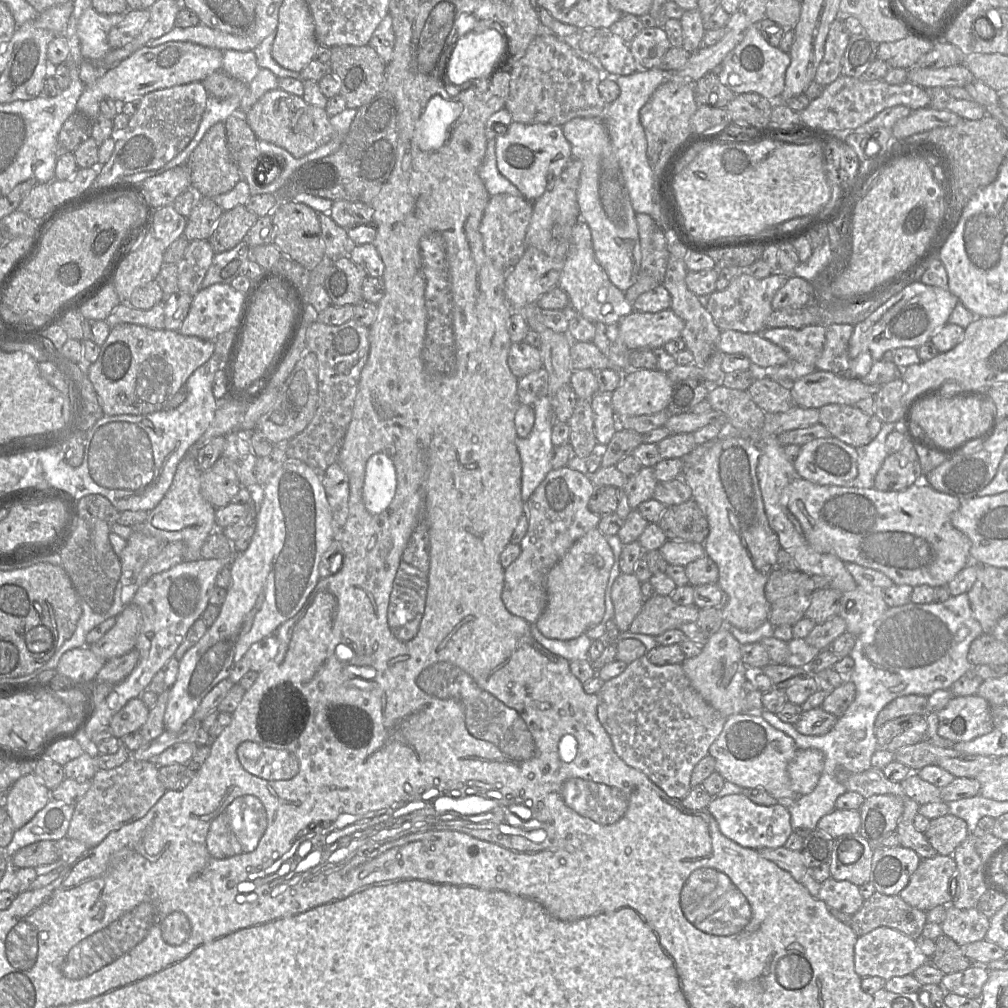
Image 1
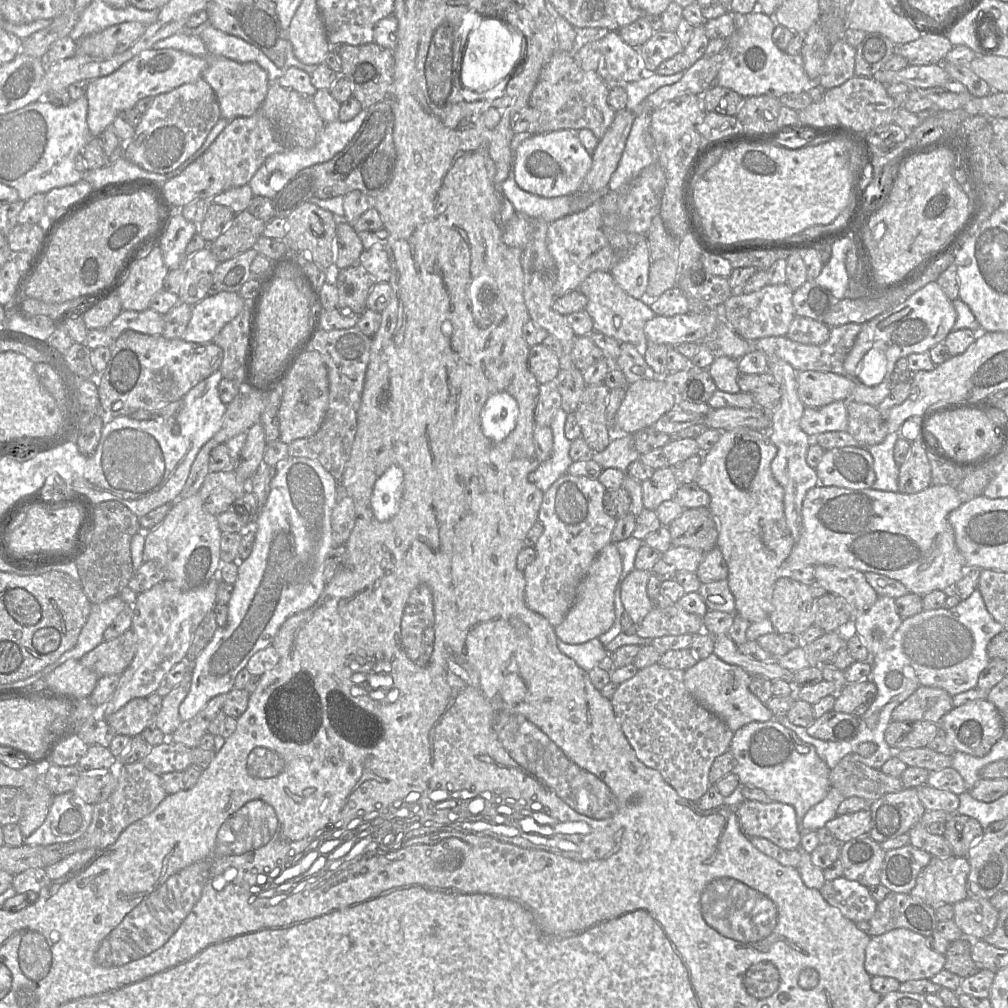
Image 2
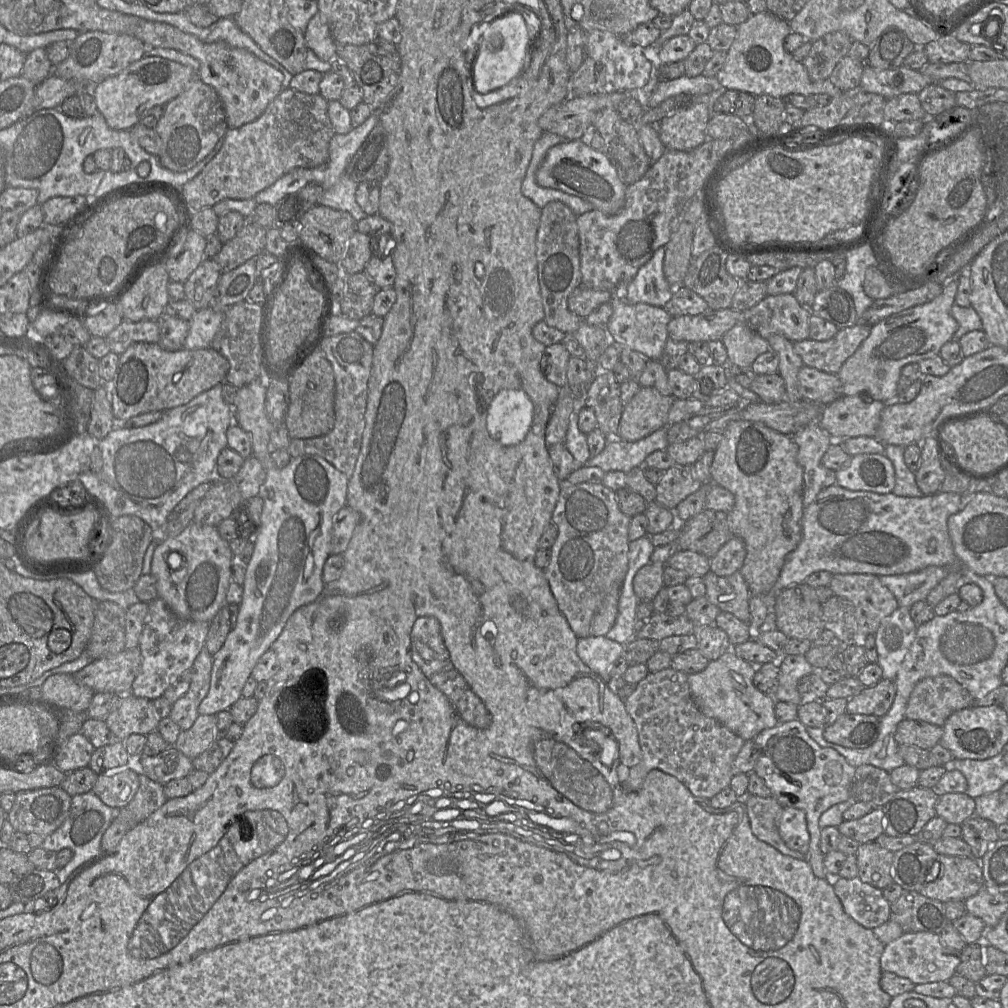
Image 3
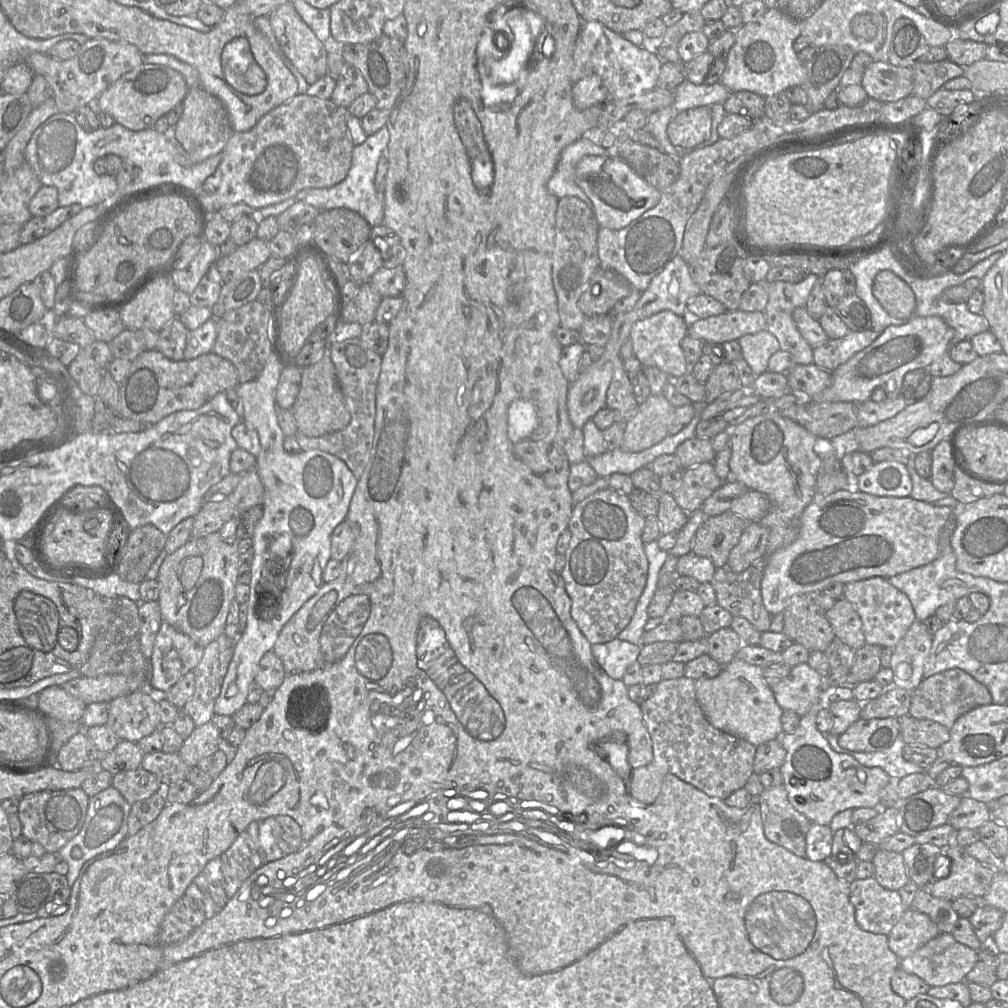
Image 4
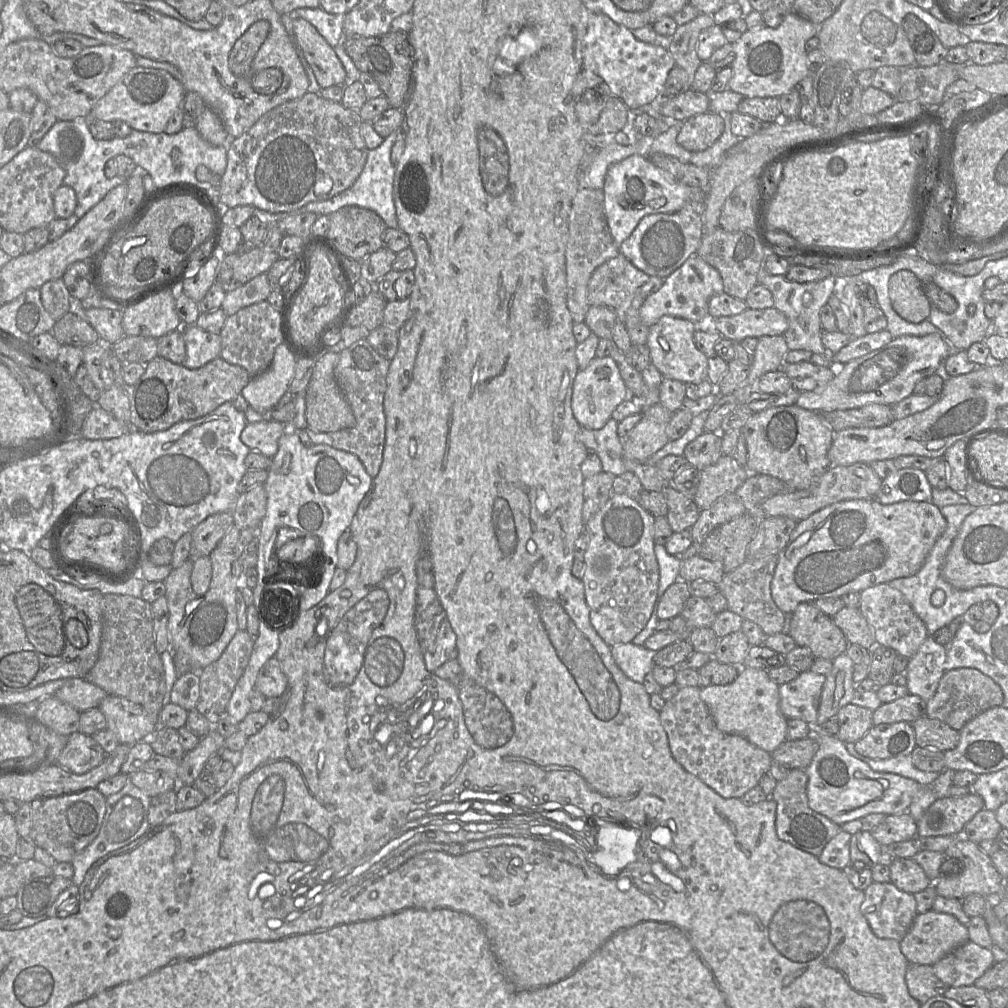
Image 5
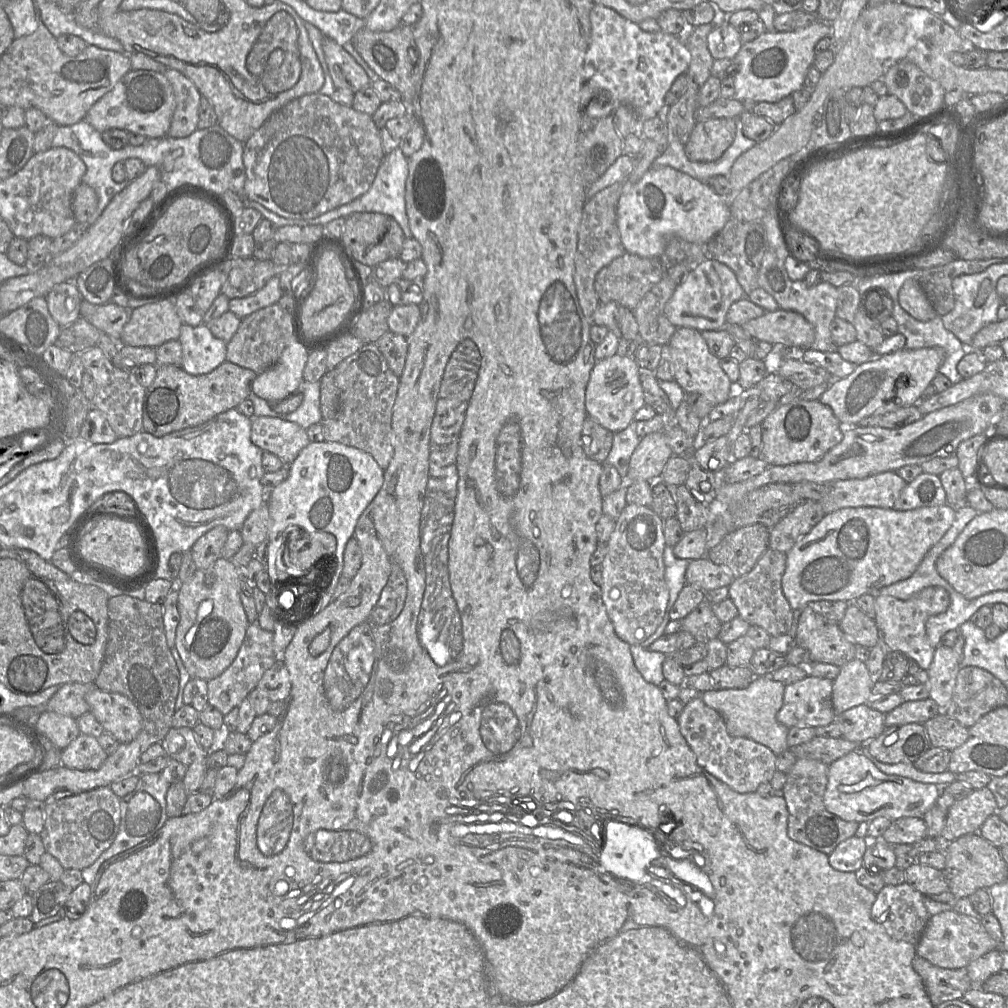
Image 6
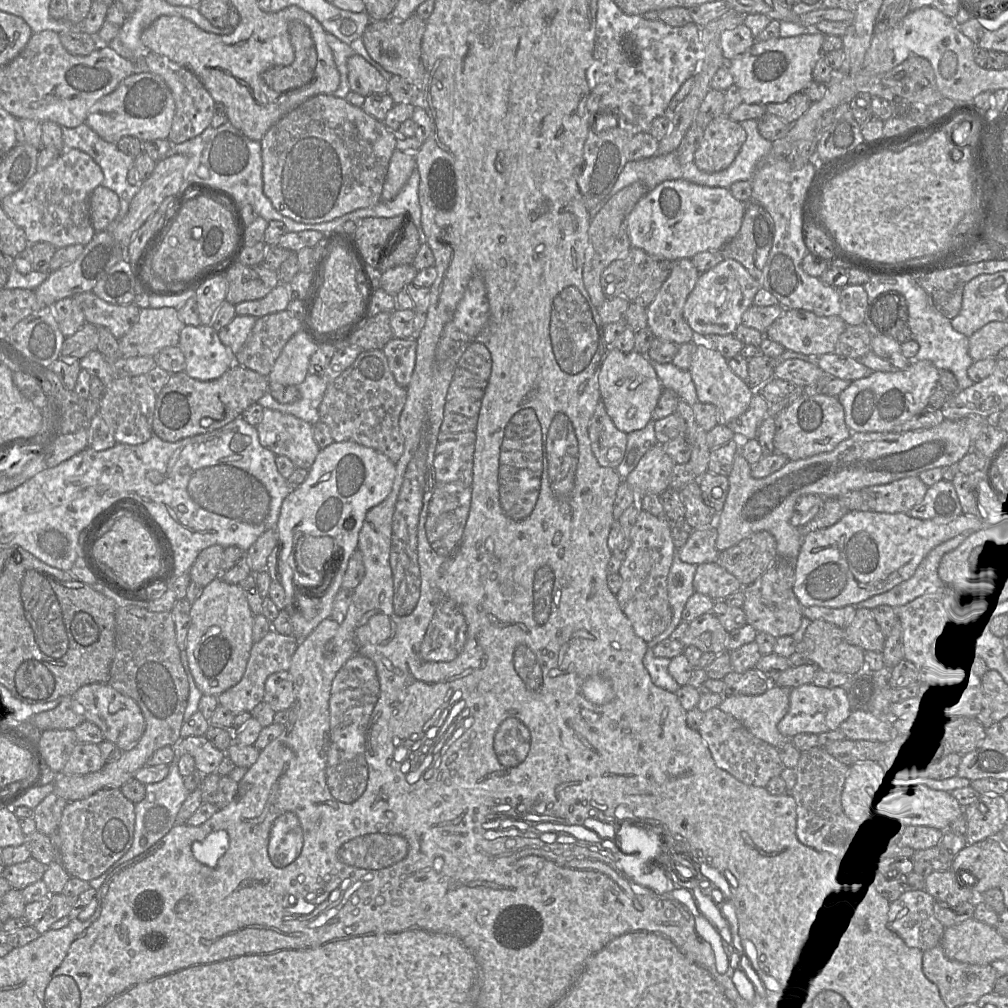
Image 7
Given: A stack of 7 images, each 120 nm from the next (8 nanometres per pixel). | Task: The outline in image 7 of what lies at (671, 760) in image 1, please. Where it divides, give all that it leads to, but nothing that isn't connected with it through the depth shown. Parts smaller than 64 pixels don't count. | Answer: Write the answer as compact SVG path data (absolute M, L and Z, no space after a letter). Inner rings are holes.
M719 708L704 712L698 733L706 743L716 766L746 785L766 787L773 777L779 776L786 768L777 748L755 737L738 720Z

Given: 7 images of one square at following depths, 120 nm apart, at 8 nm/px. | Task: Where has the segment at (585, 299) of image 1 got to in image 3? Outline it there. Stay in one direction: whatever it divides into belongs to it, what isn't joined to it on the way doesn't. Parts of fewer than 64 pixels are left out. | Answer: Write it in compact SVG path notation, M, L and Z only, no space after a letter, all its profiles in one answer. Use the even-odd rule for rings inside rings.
M614 292L610 302L613 312L605 326L610 341L619 347L628 347L638 352L647 360L659 361L669 339L667 326L672 315L664 307L645 303L629 303L623 298L621 292Z

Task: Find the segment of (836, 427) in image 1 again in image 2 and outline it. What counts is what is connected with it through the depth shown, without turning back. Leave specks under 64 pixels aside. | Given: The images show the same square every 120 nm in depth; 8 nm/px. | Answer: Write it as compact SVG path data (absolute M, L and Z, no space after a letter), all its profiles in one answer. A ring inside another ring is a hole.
M847 400L848 424L846 432L858 441L858 447L871 447L881 443L888 434L884 413L869 404Z

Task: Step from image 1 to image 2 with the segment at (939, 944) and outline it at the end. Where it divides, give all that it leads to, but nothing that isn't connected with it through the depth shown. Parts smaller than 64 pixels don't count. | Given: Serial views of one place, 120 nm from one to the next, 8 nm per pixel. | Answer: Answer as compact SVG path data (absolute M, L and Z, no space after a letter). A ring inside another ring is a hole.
M961 938L951 941L944 954L944 969L961 978L975 975L980 970L978 964L971 957L972 944L976 940L983 939Z

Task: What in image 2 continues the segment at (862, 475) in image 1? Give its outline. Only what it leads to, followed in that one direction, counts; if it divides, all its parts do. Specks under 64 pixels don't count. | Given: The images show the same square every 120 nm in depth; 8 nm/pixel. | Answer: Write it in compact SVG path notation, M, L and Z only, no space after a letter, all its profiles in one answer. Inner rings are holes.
M890 432L881 443L865 447L873 457L876 479L872 489L898 492L899 465L893 457L894 445L898 438L898 433Z

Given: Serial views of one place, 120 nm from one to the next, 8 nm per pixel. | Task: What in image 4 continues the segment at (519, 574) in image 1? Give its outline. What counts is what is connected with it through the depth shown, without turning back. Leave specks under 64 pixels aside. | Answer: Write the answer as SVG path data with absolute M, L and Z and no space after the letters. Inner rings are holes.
M609 486L573 506L568 523L571 538L564 555L557 555L556 570L562 576L571 599L571 616L591 644L606 643L617 638L635 613L648 579L649 563L642 540L645 519L634 510L626 494Z

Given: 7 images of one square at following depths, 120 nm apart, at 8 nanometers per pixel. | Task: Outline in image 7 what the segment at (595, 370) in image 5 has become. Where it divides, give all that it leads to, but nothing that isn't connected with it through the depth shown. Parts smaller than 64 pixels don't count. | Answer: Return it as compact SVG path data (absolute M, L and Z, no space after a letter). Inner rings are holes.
M610 349L602 364L599 377L600 401L615 427L624 433L644 428L664 390L650 360L635 351L624 353Z

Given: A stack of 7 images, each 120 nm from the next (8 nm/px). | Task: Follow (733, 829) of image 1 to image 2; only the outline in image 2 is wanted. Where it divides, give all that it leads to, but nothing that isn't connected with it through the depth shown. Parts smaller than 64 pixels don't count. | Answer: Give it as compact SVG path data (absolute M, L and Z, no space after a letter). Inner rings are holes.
M742 800L735 811L740 828L748 838L764 838L785 850L799 849L801 834L791 805Z

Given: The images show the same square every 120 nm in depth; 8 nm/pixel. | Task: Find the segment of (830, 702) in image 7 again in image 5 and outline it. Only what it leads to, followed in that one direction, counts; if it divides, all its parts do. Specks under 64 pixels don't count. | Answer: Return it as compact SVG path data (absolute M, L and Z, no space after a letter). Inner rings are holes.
M810 670L779 686L780 710L789 719L799 719L815 728L820 696L826 676Z

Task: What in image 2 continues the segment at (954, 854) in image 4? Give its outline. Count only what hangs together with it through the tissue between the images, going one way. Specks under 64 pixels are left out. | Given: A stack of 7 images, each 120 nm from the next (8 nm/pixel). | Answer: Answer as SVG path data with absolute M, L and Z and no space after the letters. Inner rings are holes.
M933 857L920 872L910 895L936 908L955 904L968 897L967 879L970 865L966 857Z

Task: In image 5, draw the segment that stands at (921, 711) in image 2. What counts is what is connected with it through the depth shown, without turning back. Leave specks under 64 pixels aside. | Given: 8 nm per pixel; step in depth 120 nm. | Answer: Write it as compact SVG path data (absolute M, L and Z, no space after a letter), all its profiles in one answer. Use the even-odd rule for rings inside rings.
M957 668L944 673L932 698L927 700L925 715L945 722L960 731L978 714L1003 704L1002 688L975 668Z

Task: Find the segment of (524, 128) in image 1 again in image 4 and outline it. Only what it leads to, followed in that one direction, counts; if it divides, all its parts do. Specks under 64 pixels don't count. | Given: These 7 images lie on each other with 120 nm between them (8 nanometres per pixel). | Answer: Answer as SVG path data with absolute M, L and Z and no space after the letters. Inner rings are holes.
M590 155L581 159L575 168L574 181L592 202L600 227L621 229L655 207L661 191L641 178L619 156Z

